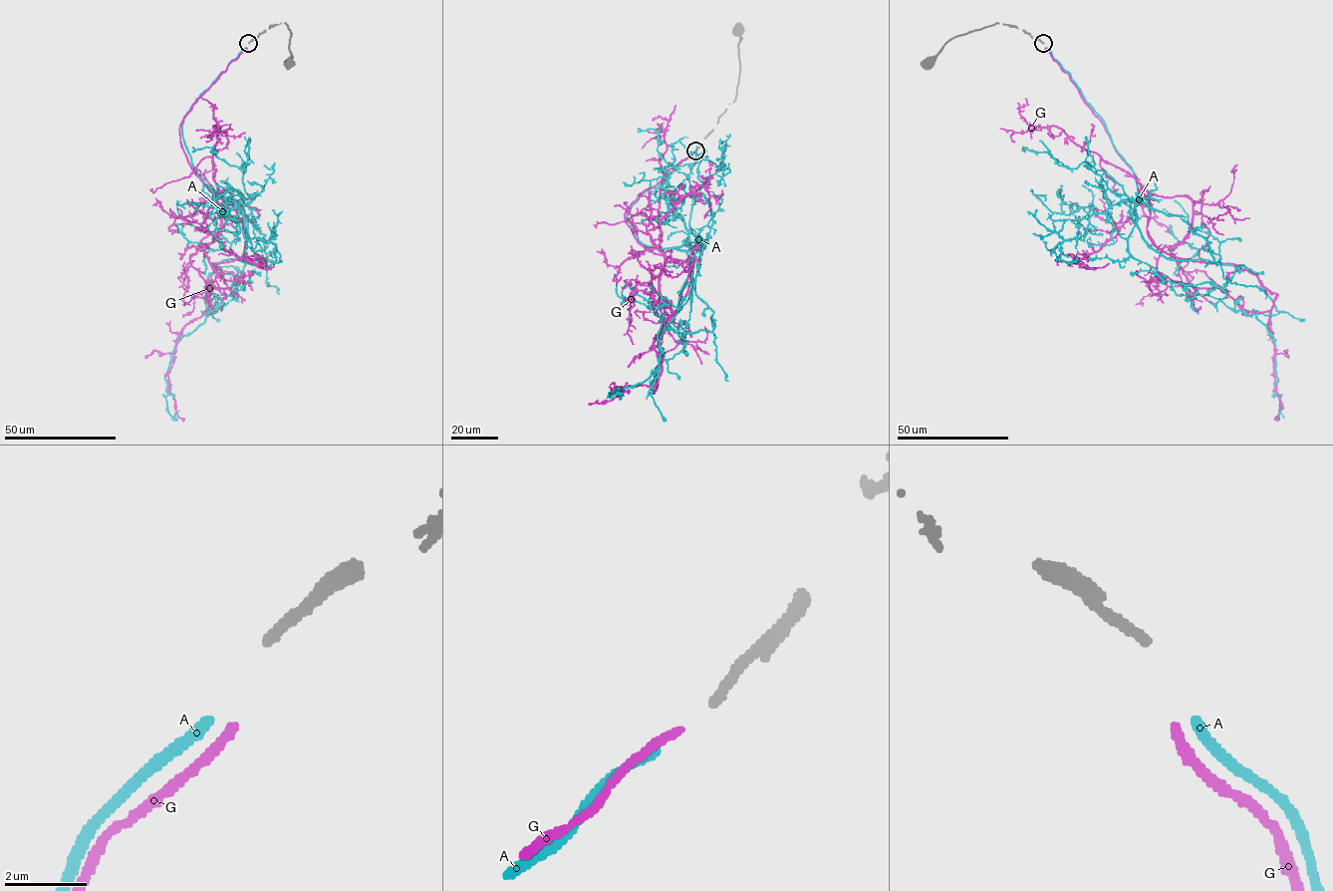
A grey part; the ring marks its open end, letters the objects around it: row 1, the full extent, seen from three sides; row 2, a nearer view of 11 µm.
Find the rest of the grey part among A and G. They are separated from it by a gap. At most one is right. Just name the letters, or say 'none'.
A

